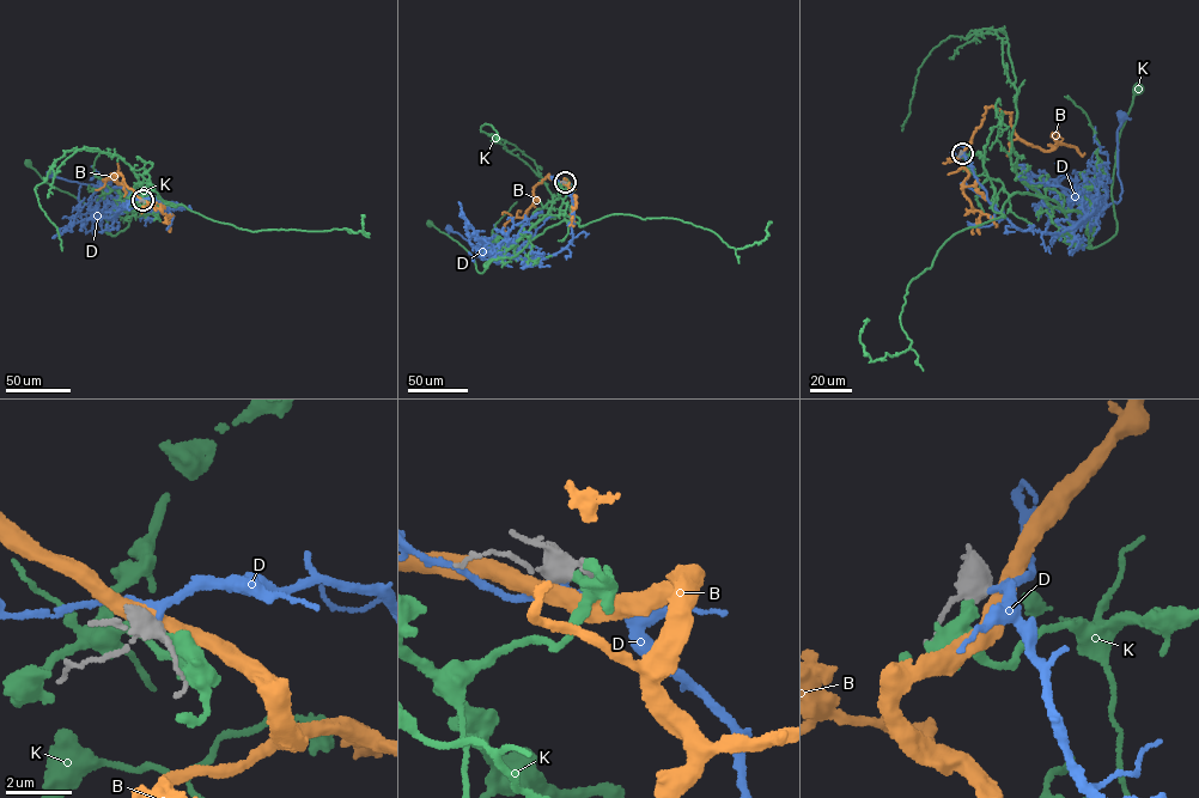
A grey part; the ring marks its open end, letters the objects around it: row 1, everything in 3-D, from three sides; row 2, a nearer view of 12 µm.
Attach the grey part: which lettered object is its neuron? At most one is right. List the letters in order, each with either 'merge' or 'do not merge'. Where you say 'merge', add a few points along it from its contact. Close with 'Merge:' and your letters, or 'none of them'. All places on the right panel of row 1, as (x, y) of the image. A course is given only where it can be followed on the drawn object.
B: do not merge
D: merge; course (962, 153), (988, 201), (1015, 226), (1056, 233), (1077, 226), (1094, 208), (1119, 201), (1117, 133), (1121, 116)
K: do not merge
Merge: D

